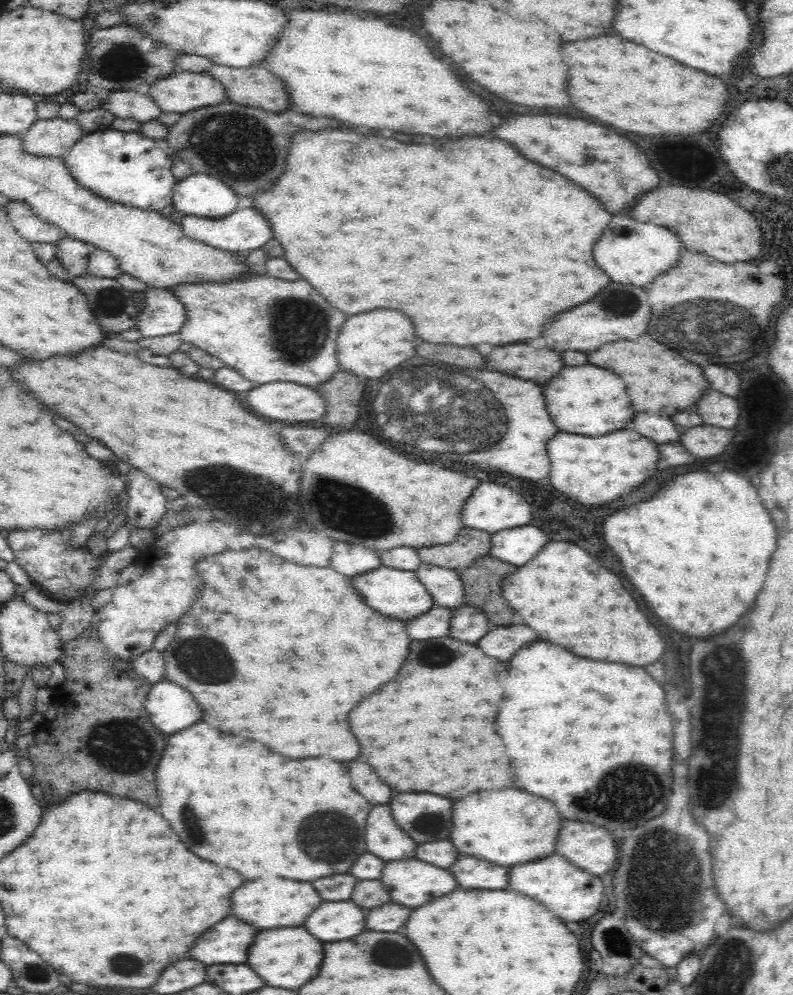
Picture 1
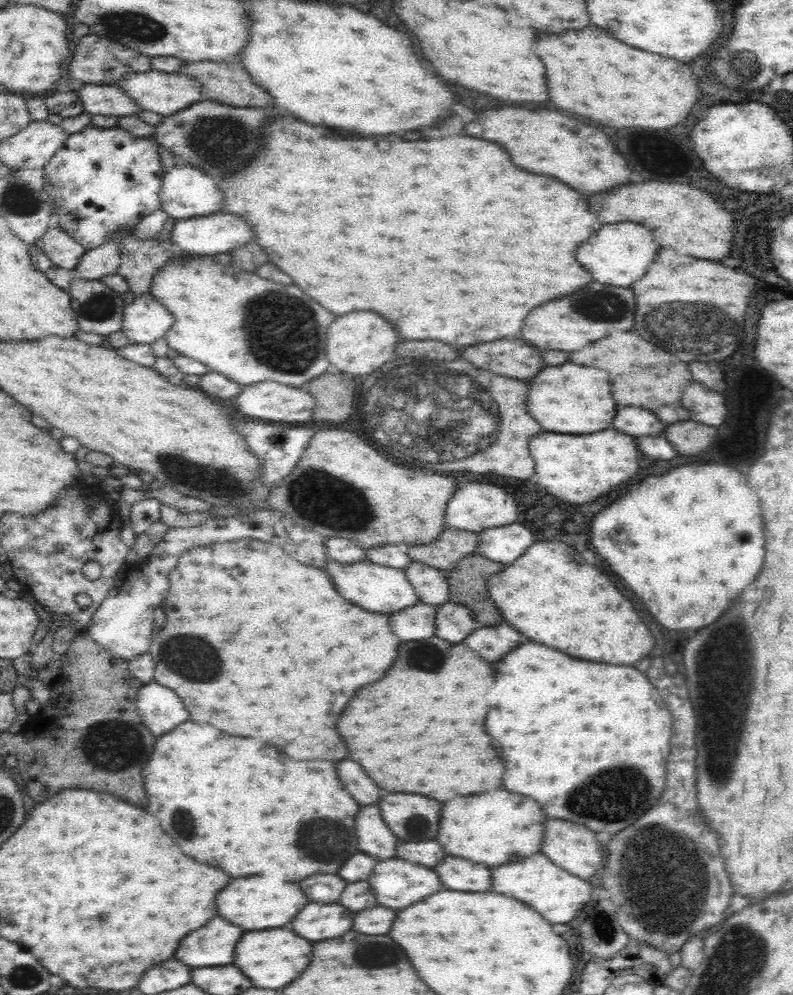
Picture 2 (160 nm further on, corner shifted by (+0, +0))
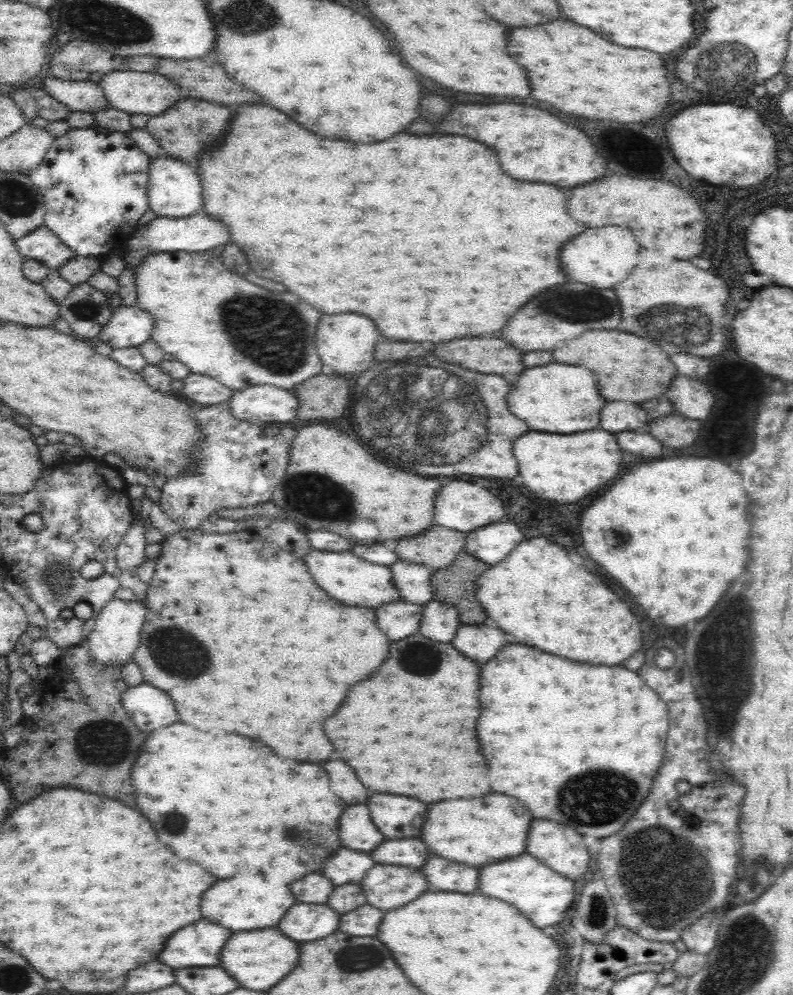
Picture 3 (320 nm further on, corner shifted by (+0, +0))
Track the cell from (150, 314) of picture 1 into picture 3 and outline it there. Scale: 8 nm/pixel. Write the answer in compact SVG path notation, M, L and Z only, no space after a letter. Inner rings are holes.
M118 307L108 318L108 322L98 332L98 342L104 342L112 347L132 348L146 342L154 328L152 315L138 307Z

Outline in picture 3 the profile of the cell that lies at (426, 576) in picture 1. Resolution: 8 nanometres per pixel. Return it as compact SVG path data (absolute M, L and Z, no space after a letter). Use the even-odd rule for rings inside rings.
M397 560L389 566L392 582L404 602L424 605L432 598L430 569L418 563Z

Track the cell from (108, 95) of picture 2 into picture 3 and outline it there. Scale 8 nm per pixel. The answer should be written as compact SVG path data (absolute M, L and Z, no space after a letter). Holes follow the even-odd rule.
M46 76L40 81L36 94L44 94L62 102L73 112L94 113L96 110L108 109L102 89L92 81L68 81Z

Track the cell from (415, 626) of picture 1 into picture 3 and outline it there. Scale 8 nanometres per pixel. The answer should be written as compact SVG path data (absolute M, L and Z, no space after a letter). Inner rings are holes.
M396 600L374 608L374 613L378 628L386 634L386 638L390 638L390 642L396 642L418 631L422 605Z

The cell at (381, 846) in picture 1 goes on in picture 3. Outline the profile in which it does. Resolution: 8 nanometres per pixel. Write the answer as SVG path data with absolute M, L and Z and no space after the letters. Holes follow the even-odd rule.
M364 804L358 806L348 806L338 822L338 836L340 836L340 846L350 850L370 853L384 838L372 824L368 816L368 808Z

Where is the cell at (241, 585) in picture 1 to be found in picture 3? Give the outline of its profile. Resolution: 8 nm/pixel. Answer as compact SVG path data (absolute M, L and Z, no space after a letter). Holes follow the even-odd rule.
M180 529L173 535L164 537L160 542L162 548L155 562L153 575L147 583L146 602L144 602L144 624L140 630L140 642L132 654L132 659L142 673L142 682L148 683L170 694L174 708L180 714L180 722L192 724L202 730L222 728L226 732L236 732L254 740L268 744L280 758L290 760L308 760L320 762L328 760L332 750L330 740L322 732L322 722L338 710L342 700L348 694L348 688L356 682L364 680L372 674L388 656L388 640L376 628L376 613L374 609L362 606L344 606L344 603L322 592L310 574L306 572L306 565L294 554L284 552L280 547L264 540L256 533L248 531L228 532L216 534L198 529Z

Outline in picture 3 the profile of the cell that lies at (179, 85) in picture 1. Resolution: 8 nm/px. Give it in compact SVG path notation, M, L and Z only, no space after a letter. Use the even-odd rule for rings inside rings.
M128 69L103 75L98 87L108 101L108 108L119 110L128 115L143 114L157 116L181 99L180 89L170 79L154 72L134 72Z

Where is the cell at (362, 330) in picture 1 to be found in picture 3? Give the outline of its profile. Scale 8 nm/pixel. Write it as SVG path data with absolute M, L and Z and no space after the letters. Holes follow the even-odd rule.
M322 314L316 328L316 353L324 366L330 366L337 374L344 375L352 372L355 375L371 371L374 365L374 342L378 338L378 330L370 318L360 314Z

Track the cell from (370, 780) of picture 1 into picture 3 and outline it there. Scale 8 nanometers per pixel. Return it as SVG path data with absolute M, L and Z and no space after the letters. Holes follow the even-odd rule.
M330 760L324 764L324 770L328 774L330 790L334 790L346 804L362 804L368 798L366 788L350 770L348 764L340 760Z

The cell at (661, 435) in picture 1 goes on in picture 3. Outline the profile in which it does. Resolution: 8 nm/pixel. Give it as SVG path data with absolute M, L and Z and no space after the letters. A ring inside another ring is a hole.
M624 400L606 402L602 406L600 418L602 418L600 428L608 432L624 432L624 430L636 430L636 428L643 431L644 424L648 422L646 412L642 408Z

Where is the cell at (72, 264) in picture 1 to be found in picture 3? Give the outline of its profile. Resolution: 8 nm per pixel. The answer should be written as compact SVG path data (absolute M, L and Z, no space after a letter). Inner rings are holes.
M44 225L30 230L26 236L14 240L14 247L26 260L36 260L52 270L73 258L72 251Z

